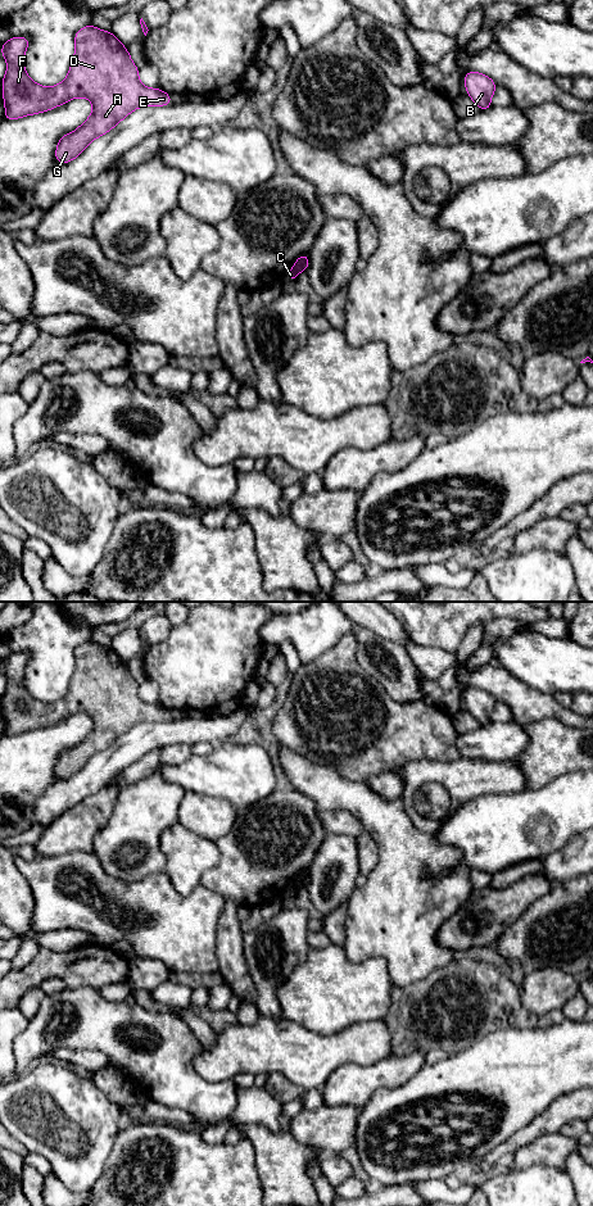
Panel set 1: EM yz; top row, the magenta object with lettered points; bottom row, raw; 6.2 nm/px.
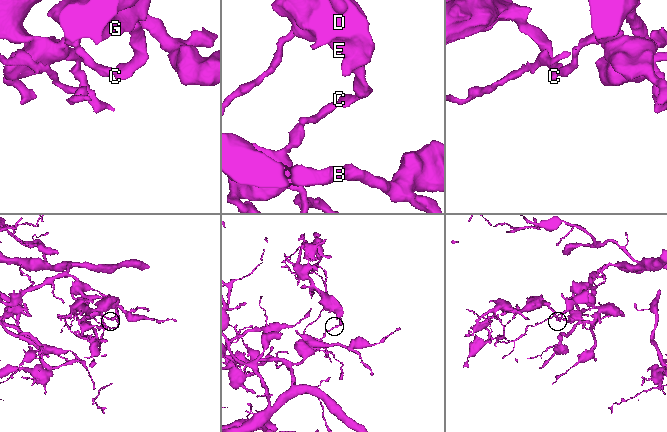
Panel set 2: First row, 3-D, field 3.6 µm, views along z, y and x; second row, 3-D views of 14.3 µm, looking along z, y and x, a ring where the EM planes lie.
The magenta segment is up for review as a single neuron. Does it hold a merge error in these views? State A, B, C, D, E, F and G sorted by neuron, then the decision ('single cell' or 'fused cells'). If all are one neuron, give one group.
groups A C D E F G / B; fused cells

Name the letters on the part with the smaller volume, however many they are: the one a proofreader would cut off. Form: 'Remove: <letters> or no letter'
Remove: A, C, D, E, F, G

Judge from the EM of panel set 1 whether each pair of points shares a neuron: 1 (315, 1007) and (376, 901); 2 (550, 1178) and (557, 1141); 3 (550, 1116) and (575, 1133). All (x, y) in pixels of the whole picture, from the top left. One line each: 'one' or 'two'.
1: two
2: two
3: two

